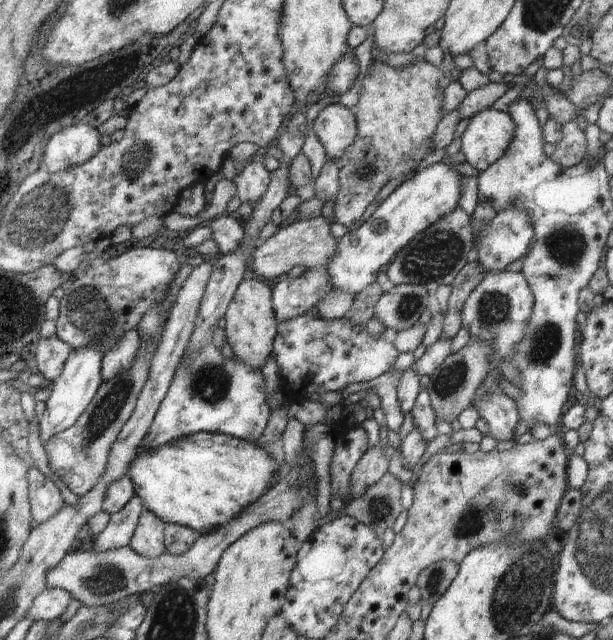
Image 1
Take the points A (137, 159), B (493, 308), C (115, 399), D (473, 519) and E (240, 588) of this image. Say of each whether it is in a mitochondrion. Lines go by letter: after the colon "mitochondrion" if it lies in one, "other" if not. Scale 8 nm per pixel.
A: mitochondrion
B: mitochondrion
C: mitochondrion
D: mitochondrion
E: other

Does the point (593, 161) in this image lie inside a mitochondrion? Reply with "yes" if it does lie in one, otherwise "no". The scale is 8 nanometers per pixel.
no

